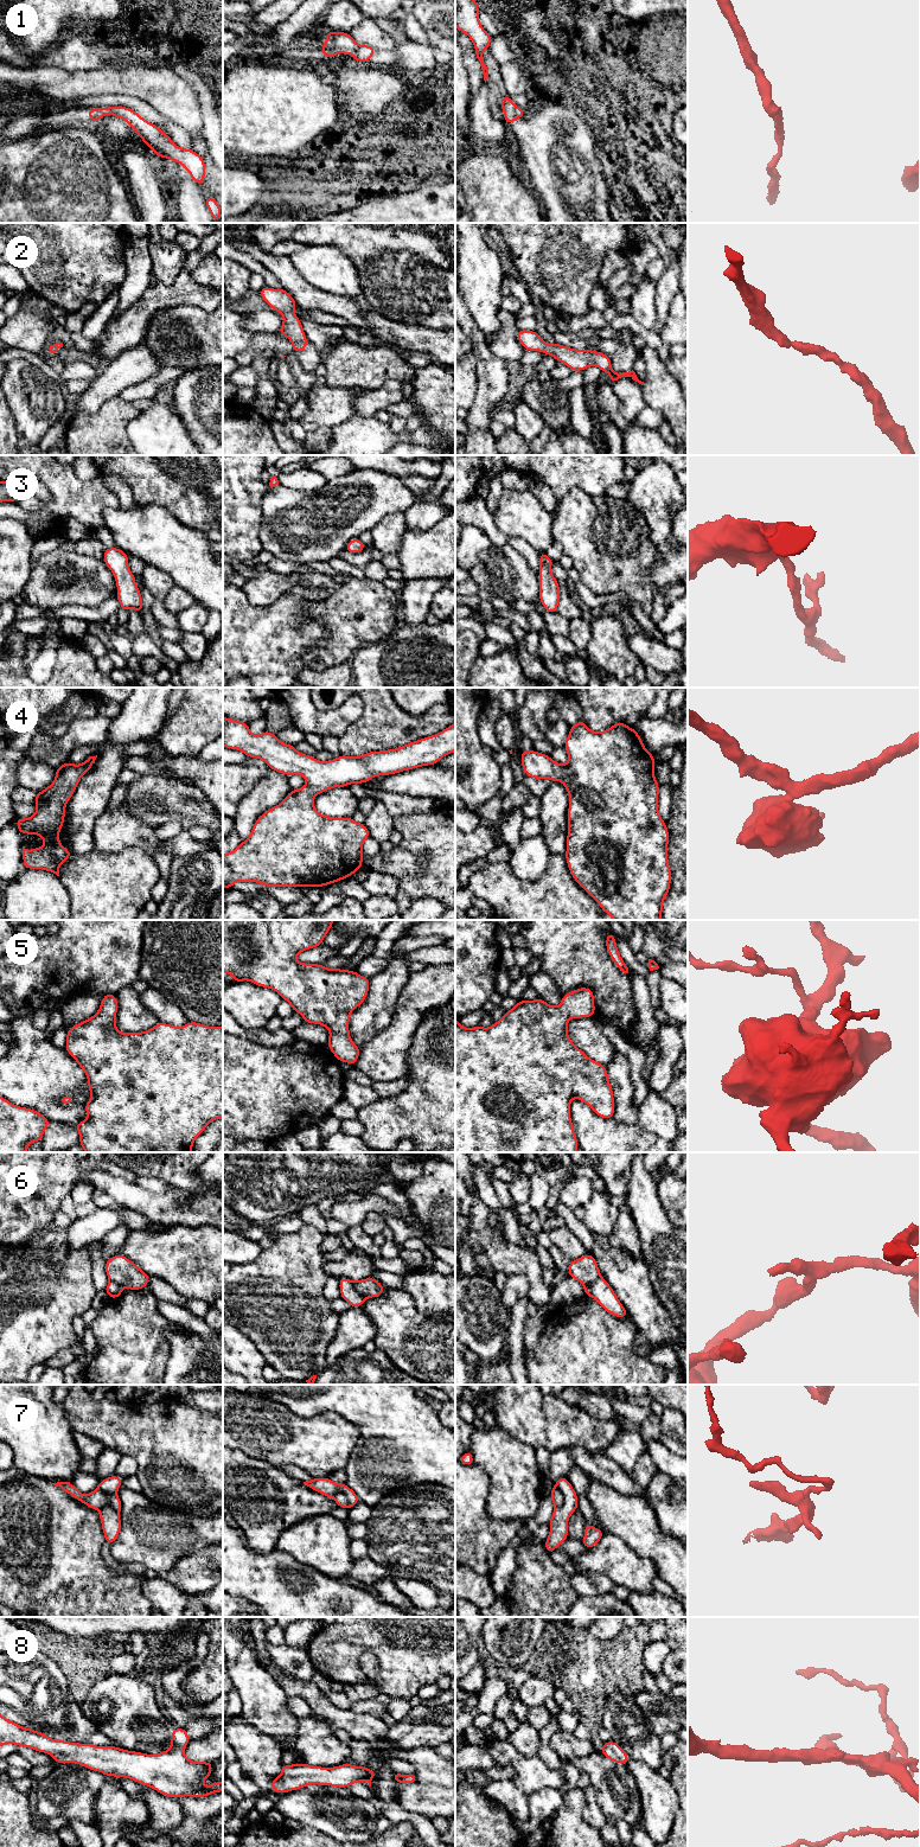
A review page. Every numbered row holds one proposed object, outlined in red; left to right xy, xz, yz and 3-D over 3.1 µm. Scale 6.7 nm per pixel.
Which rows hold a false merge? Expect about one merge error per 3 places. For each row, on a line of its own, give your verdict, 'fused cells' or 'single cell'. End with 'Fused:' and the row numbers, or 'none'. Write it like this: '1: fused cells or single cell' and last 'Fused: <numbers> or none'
1: single cell
2: single cell
3: single cell
4: single cell
5: single cell
6: fused cells
7: fused cells
8: single cell
Fused: 6, 7

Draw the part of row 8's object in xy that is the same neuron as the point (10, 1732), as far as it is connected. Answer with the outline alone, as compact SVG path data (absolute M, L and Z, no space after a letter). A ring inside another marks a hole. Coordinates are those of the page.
M0 1714L0 1746L15 1744L30 1747L38 1752L50 1755L55 1763L76 1763L94 1771L102 1772L106 1777L124 1777L140 1784L147 1785L159 1794L168 1797L180 1798L206 1797L211 1794L223 1791L223 1782L213 1782L209 1787L203 1785L203 1781L212 1773L212 1762L193 1762L186 1758L185 1746L190 1743L189 1733L185 1728L172 1730L171 1747L158 1755L148 1755L136 1751L128 1751L119 1746L95 1746L85 1743L70 1743L56 1740L45 1733L20 1726Z

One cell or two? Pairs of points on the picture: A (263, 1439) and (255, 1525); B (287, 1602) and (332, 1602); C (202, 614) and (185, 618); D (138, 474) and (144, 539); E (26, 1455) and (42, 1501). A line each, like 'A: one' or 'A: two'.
A: two
B: one
C: one
D: two
E: two

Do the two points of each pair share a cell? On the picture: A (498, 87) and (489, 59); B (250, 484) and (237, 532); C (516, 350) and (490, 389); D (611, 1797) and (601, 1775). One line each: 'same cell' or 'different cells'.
A: same cell
B: same cell
C: different cells
D: same cell

